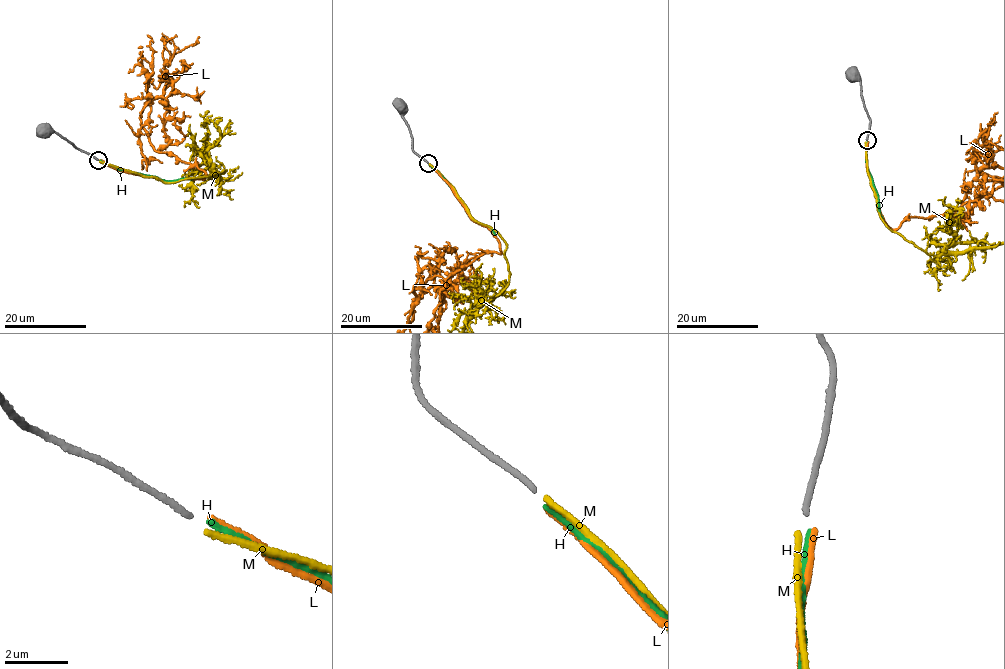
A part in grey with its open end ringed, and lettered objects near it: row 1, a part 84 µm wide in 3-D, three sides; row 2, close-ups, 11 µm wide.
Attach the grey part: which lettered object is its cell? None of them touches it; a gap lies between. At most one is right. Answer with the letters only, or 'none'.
H

